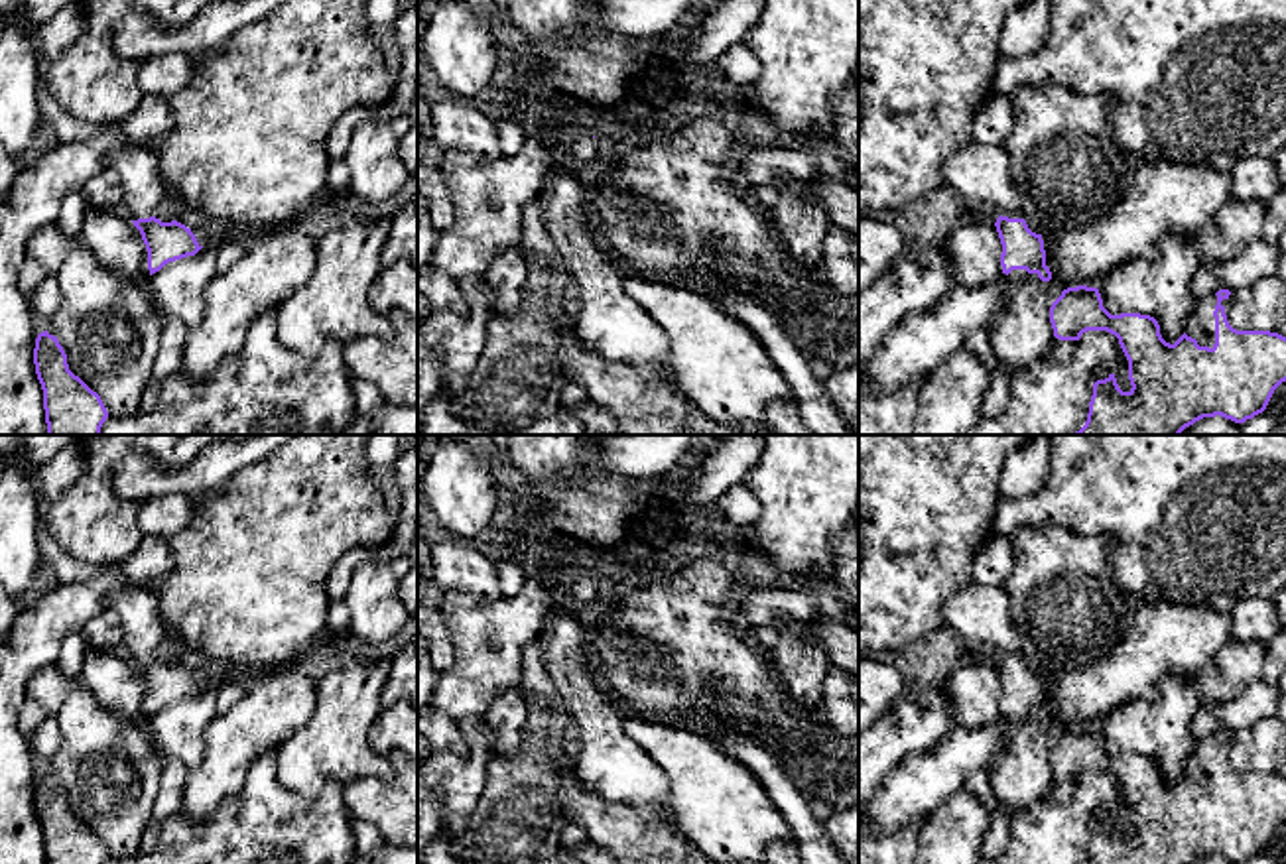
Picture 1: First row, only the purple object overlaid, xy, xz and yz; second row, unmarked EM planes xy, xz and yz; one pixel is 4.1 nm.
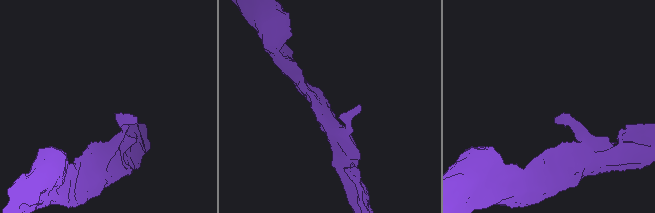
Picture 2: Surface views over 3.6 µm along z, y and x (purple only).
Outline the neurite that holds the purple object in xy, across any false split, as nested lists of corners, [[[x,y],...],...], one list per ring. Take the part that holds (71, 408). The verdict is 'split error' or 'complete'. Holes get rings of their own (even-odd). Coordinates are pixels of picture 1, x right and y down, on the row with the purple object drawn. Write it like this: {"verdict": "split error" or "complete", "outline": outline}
{"verdict": "complete", "outline": [[[47,331],[37,335],[33,364],[43,390],[47,435],[100,435],[108,411],[100,396],[69,370],[57,337]]]}

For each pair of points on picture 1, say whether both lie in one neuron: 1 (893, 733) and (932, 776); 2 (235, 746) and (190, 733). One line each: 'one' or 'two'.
1: two
2: two

